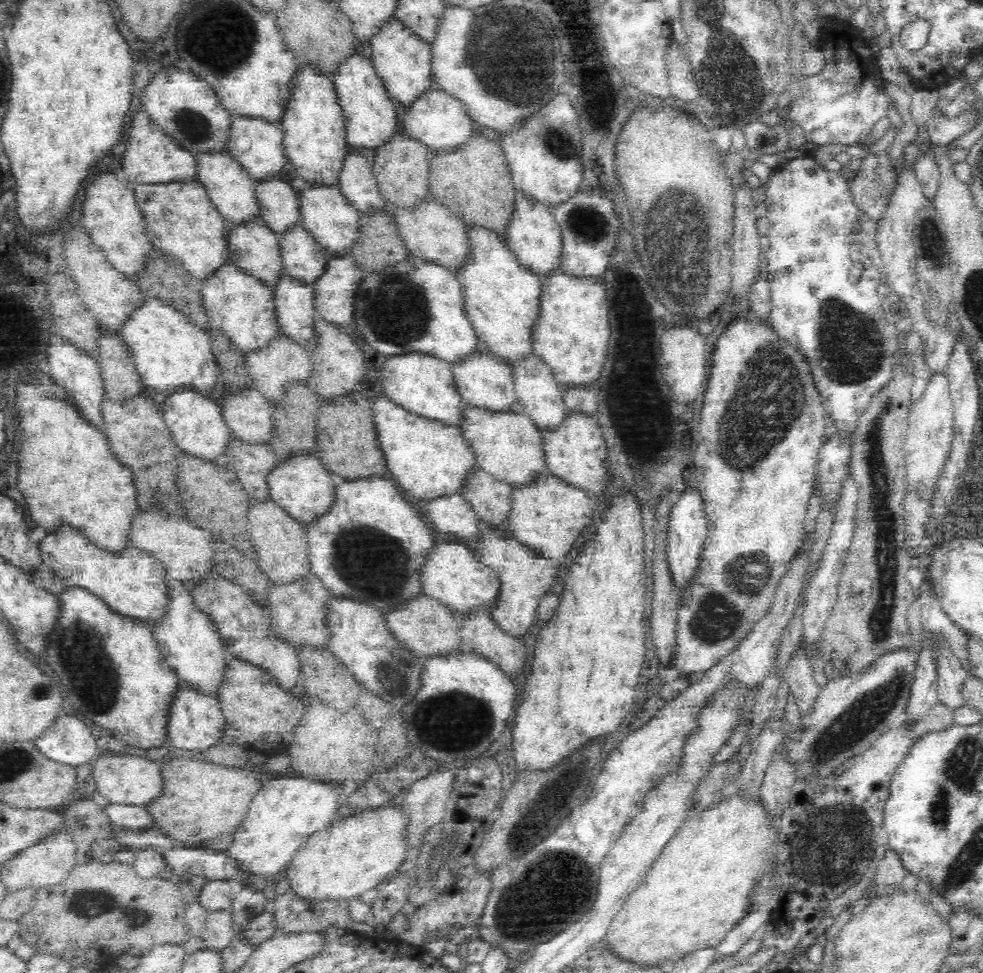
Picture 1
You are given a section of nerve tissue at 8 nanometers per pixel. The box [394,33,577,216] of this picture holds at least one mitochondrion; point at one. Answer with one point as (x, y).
(552, 138)

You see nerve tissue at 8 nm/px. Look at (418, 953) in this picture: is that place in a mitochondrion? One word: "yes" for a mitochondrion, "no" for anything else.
no

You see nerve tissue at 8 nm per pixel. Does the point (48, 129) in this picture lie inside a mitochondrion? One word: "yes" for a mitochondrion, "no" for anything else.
no

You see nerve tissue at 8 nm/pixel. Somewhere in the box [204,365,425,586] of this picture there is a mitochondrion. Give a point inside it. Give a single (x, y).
(355, 551)

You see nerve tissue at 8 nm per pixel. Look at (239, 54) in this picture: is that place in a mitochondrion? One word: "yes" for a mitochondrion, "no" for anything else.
yes

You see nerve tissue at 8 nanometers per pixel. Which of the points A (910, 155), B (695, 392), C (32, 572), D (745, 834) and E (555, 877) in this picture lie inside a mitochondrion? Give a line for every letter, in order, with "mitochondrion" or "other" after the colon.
A: other
B: other
C: other
D: other
E: mitochondrion

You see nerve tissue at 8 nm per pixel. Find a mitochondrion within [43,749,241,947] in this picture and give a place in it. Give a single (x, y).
(87, 903)

